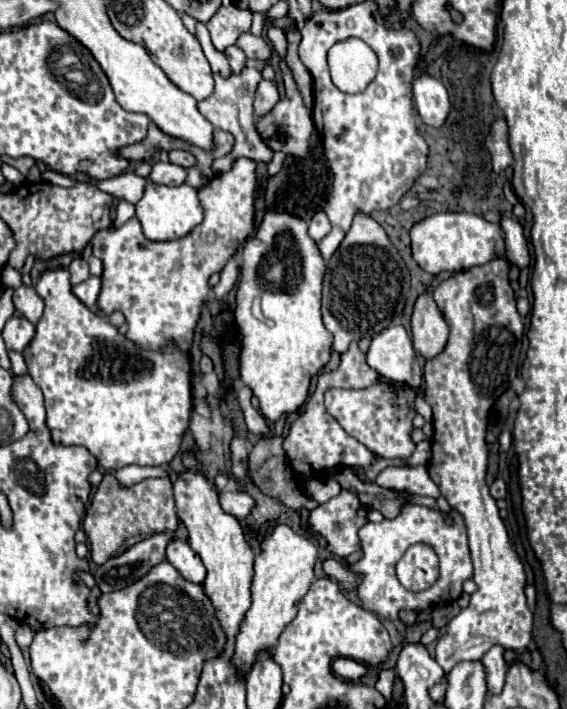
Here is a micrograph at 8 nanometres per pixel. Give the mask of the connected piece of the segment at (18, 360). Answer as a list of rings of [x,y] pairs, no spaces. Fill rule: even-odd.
[[[10,353],[10,361],[12,361],[12,373],[16,375],[16,377],[20,377],[20,375],[26,375],[26,363],[24,363],[24,357],[20,355],[20,353]]]

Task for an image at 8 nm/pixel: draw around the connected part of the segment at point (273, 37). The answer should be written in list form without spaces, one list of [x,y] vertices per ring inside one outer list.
[[[268,25],[266,33],[268,33],[268,39],[270,39],[274,51],[278,55],[286,55],[286,35],[278,27],[274,27],[274,25]]]

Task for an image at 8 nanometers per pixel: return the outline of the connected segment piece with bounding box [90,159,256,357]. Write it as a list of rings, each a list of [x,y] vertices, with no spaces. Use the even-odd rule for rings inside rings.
[[[238,159],[228,173],[214,177],[204,189],[198,191],[200,205],[204,209],[204,221],[186,237],[176,241],[148,241],[142,235],[142,227],[136,217],[128,219],[120,229],[102,229],[92,237],[92,249],[98,259],[102,259],[102,291],[98,297],[98,309],[104,315],[112,311],[122,311],[128,321],[128,339],[142,349],[162,351],[174,343],[184,357],[188,357],[188,347],[194,337],[196,323],[200,319],[202,305],[208,297],[208,279],[212,273],[220,273],[226,261],[244,245],[246,237],[254,229],[254,187],[256,187],[256,163],[248,159]]]

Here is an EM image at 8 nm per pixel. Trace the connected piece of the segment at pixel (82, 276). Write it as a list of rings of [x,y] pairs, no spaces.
[[[74,257],[72,259],[72,263],[70,263],[70,281],[72,281],[72,285],[78,285],[78,283],[82,283],[82,281],[86,281],[88,277],[90,277],[90,273],[88,273],[88,263],[82,259],[82,257]]]

